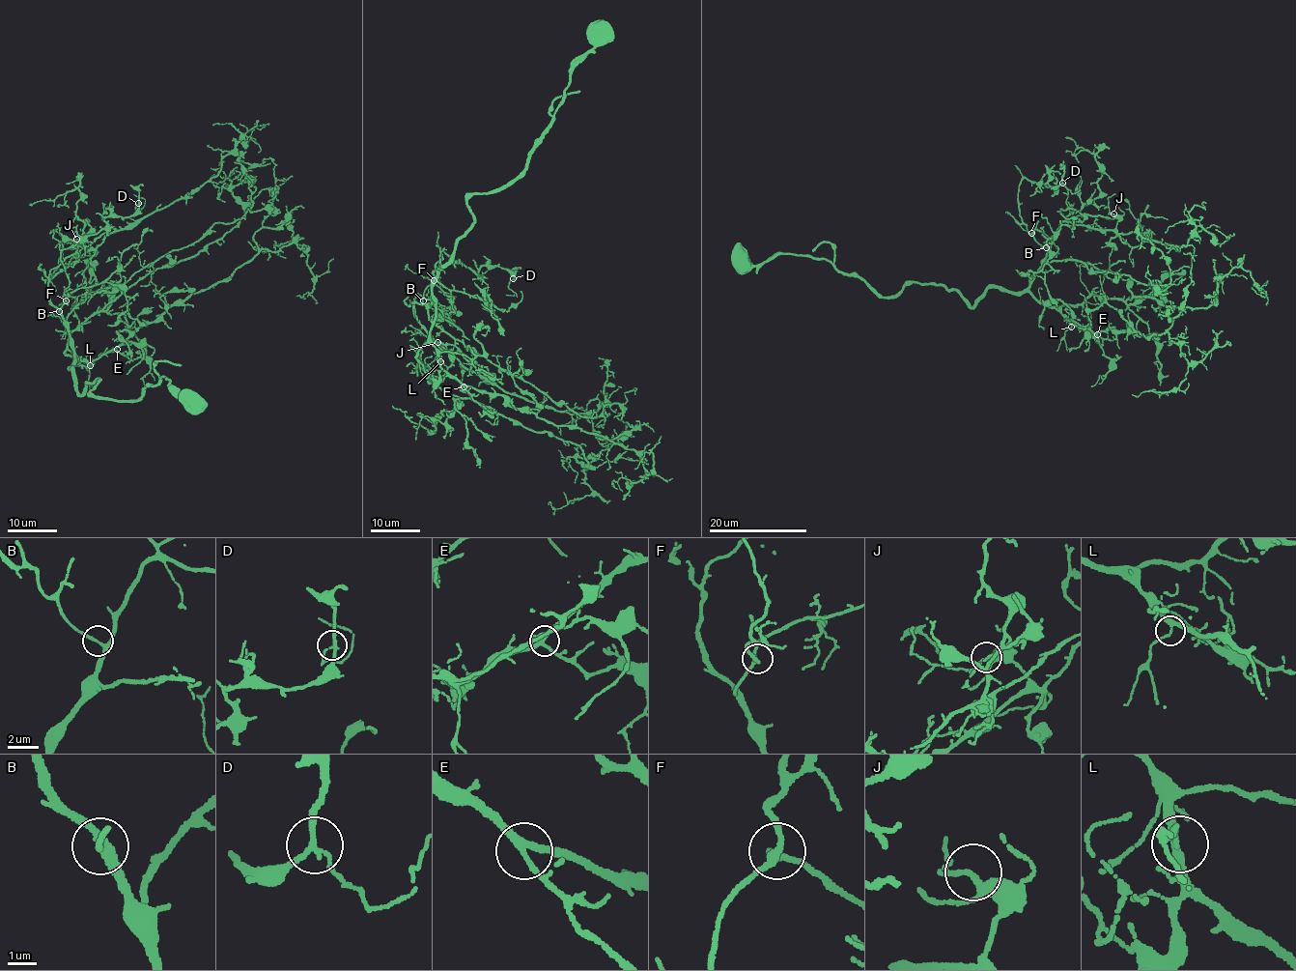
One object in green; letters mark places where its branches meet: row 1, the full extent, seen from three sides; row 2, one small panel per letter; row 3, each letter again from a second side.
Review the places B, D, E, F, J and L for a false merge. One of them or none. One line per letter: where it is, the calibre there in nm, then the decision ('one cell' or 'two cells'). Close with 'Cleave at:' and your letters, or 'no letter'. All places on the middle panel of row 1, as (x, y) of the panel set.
B: at (423, 300); 220 nm thick; one cell
D: at (513, 278); 170 nm thick; one cell
E: at (464, 386); 220 nm thick; one cell
F: at (434, 280); 200 nm thick; one cell
J: at (437, 342); 220 nm thick; one cell
L: at (440, 361); 200 nm thick; one cell
Cleave at: no letter

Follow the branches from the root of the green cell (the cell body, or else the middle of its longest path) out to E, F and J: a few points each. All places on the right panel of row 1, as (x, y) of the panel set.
E: (740, 265), (805, 255), (881, 297), (934, 283), (972, 306), (994, 286), (1029, 291), (1097, 334)
F: (740, 265), (805, 255), (881, 297), (934, 283), (972, 306), (988, 288), (1028, 285), (1048, 251), (1031, 233)
J: (740, 265), (805, 255), (881, 297), (934, 283), (972, 306), (1028, 287), (1061, 222), (1112, 231), (1113, 214)

